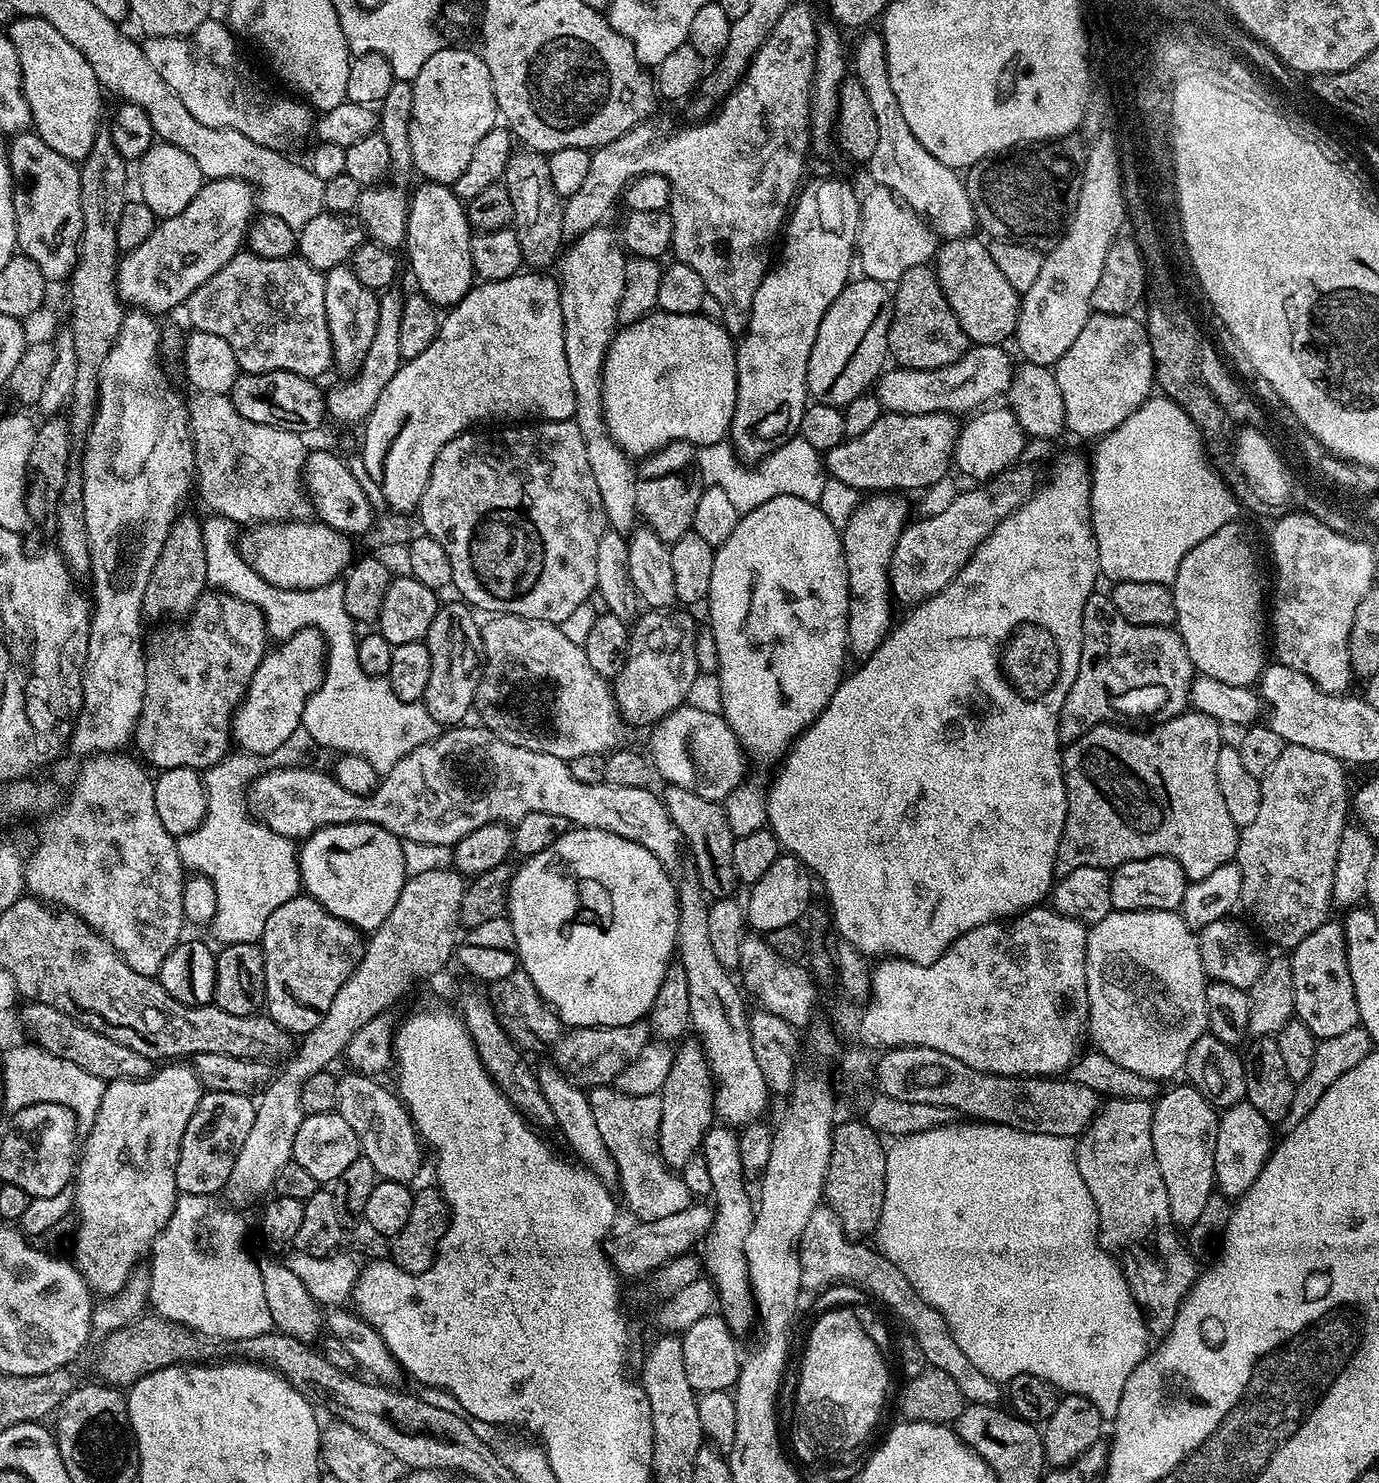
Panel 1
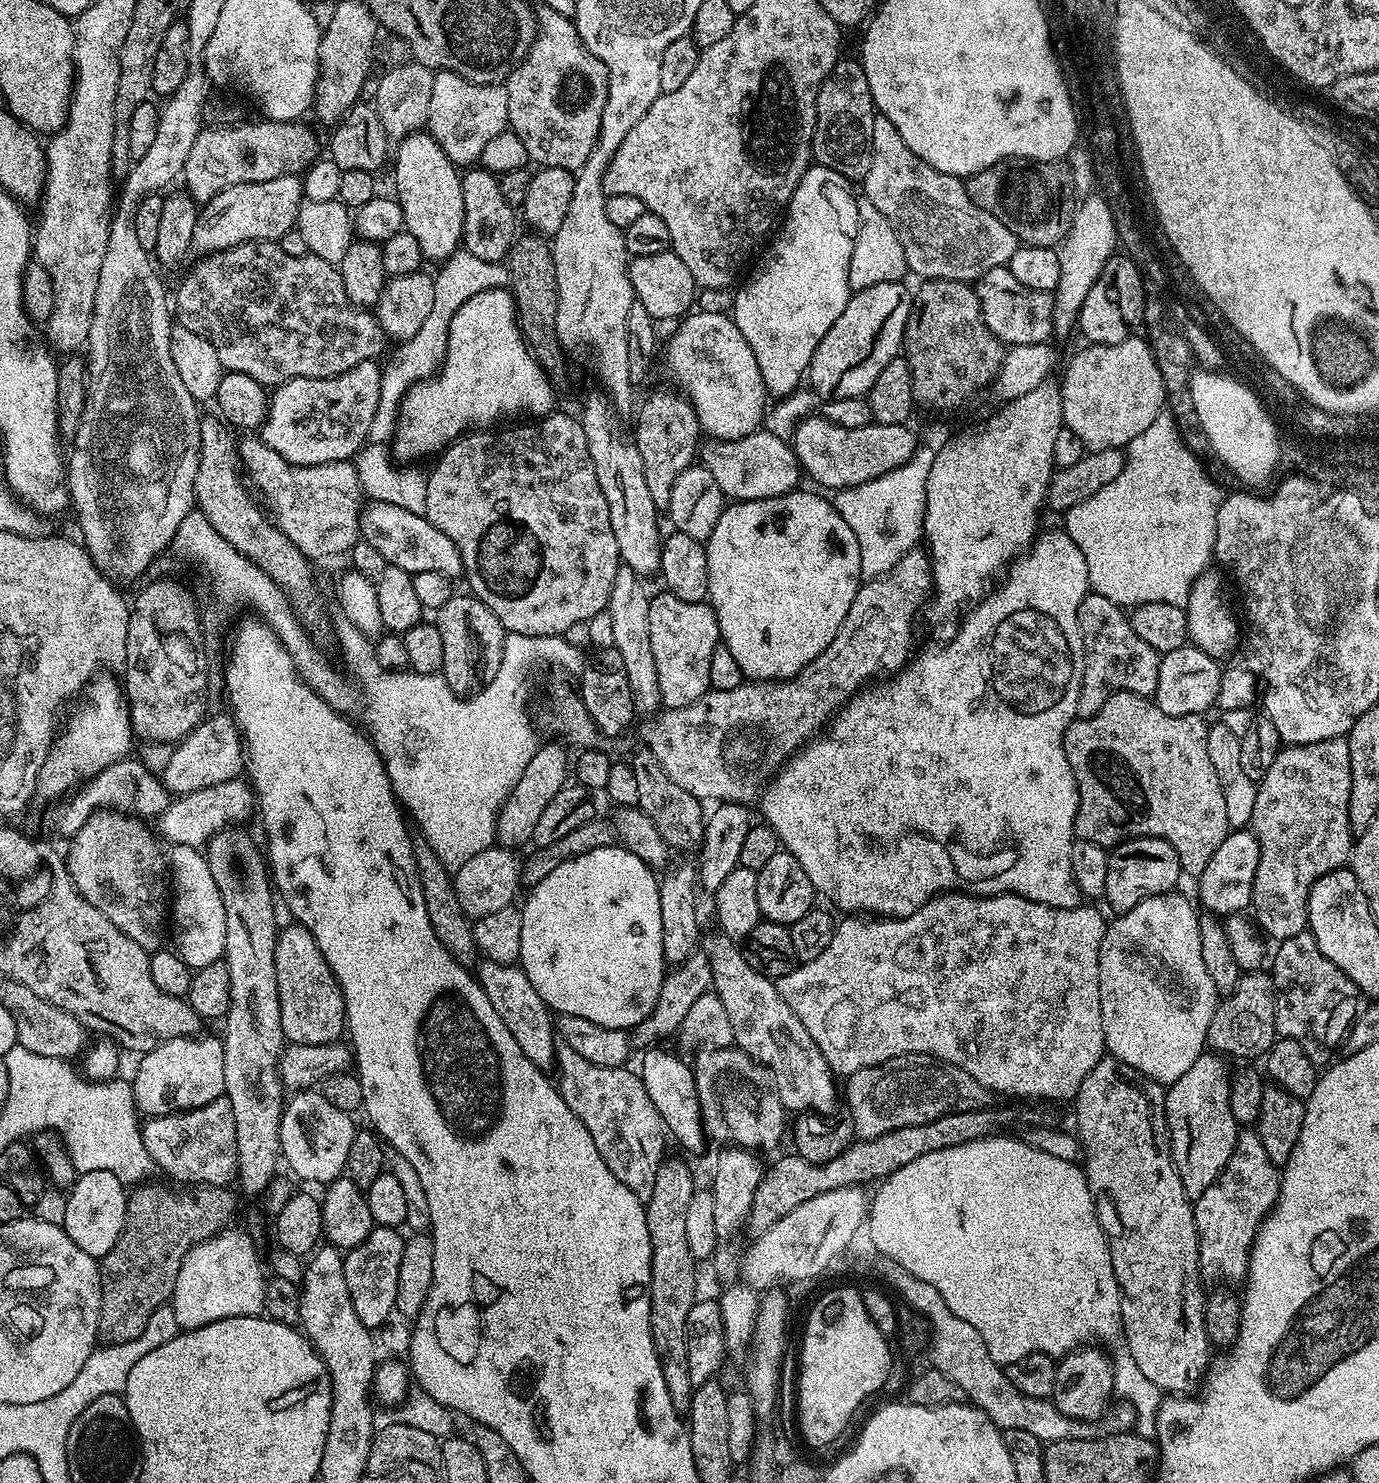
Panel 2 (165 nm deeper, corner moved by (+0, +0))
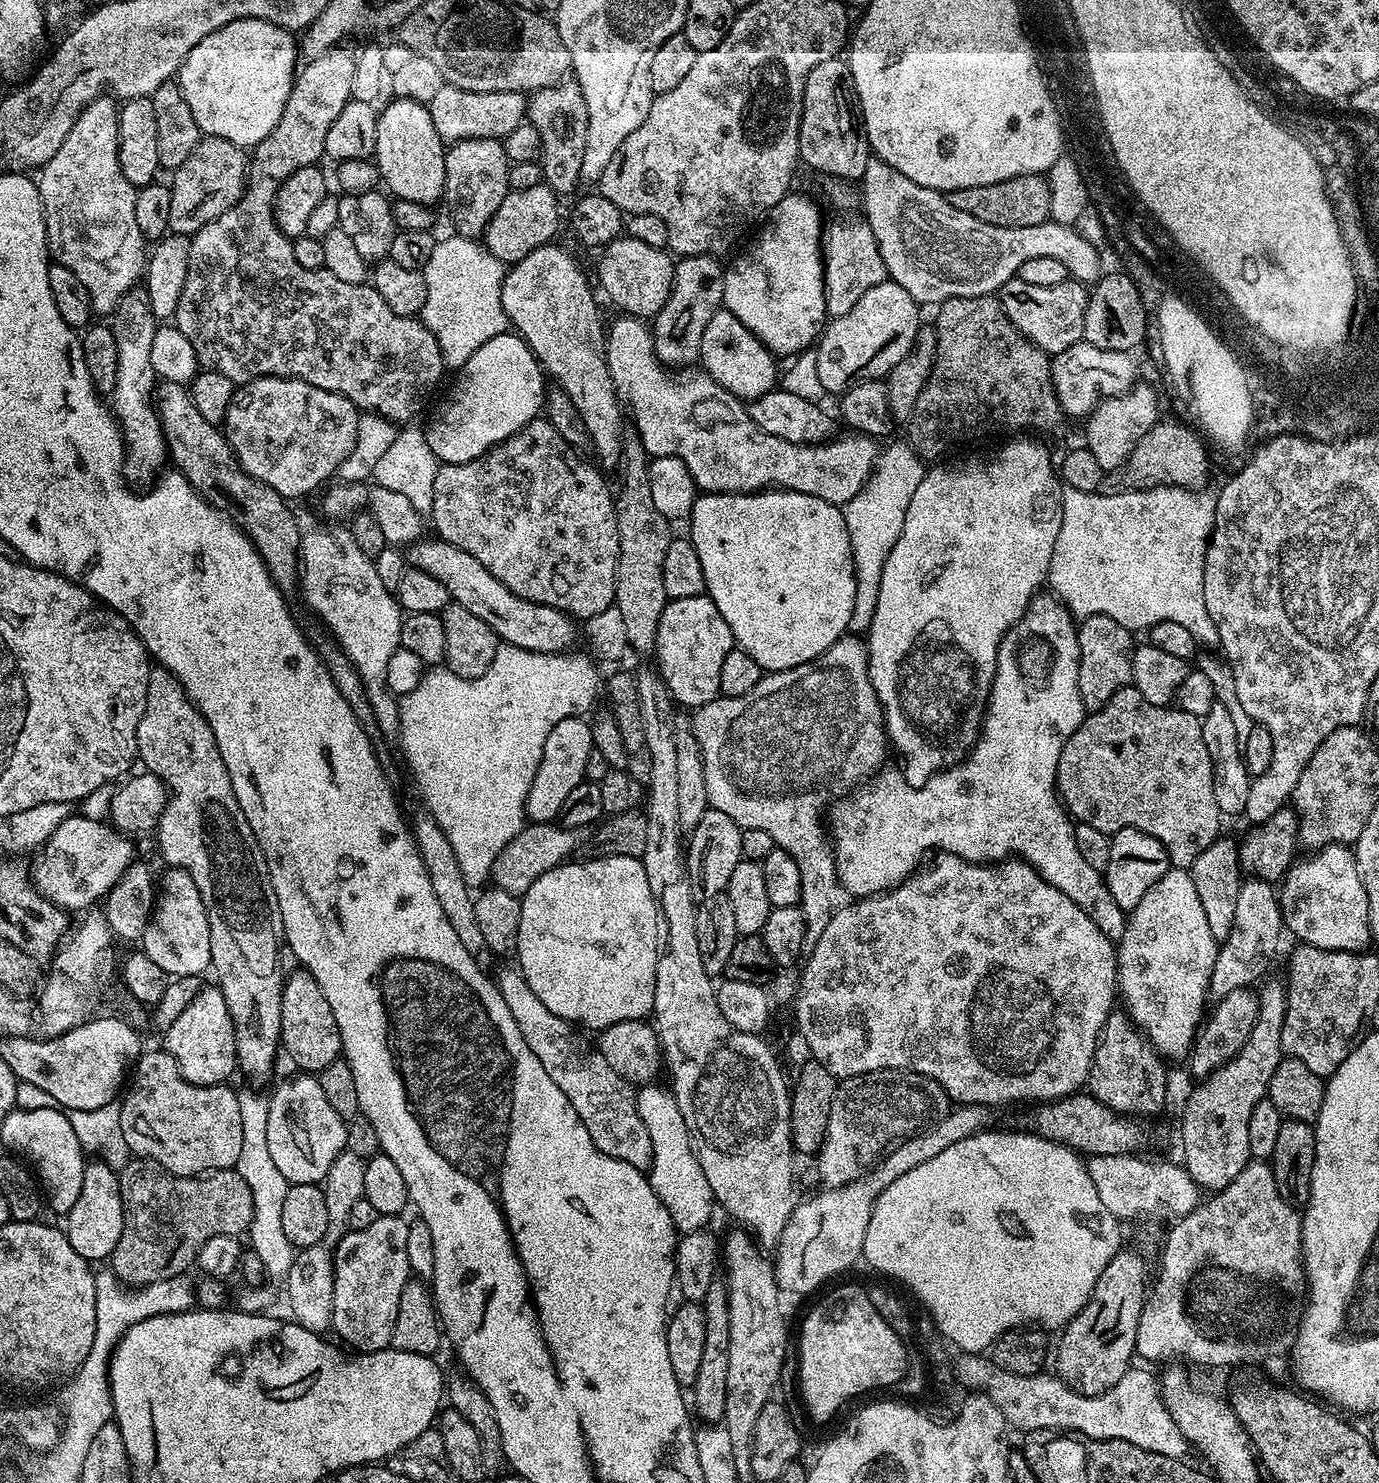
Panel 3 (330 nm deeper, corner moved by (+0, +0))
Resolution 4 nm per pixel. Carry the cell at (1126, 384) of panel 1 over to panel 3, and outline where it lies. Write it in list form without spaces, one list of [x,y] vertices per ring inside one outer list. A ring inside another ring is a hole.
[[[1143,382],[1137,383],[1129,392],[1123,392],[1120,396],[1110,396],[1100,401],[1096,405],[1096,409],[1092,411],[1092,415],[1087,417],[1086,424],[1088,429],[1085,430],[1086,447],[1090,450],[1090,454],[1094,454],[1098,466],[1103,472],[1114,470],[1118,466],[1122,466],[1122,462],[1126,462],[1126,458],[1130,458],[1130,454],[1134,450],[1134,446],[1138,446],[1138,442],[1142,442],[1142,434],[1146,434],[1146,430],[1150,430],[1158,423],[1158,415],[1160,412],[1160,404],[1156,401],[1156,392],[1148,384]]]

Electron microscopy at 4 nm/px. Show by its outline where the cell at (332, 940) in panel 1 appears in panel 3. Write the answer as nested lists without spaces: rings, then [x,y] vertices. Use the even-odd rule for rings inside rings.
[[[303,970],[287,973],[284,989],[280,995],[280,1047],[283,1055],[288,1055],[304,1074],[319,1074],[330,1062],[341,1059],[342,1045],[338,1022],[322,986]]]

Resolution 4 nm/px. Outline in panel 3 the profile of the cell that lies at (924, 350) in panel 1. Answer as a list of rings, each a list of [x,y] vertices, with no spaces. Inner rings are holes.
[[[995,295],[950,298],[939,305],[935,312],[936,361],[926,386],[922,386],[922,394],[918,394],[918,402],[914,402],[912,419],[906,424],[907,443],[911,444],[921,460],[939,461],[943,452],[967,440],[984,440],[987,436],[1000,436],[1003,432],[1024,434],[1027,428],[1052,432],[1059,426],[1062,413],[1052,381],[1049,353],[1030,342],[1012,325]]]

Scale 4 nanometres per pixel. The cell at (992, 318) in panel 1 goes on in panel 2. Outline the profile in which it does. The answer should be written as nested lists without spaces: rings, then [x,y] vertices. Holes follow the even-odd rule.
[[[1007,266],[990,270],[981,280],[975,281],[974,287],[986,326],[1004,345],[1042,344],[1049,339],[1048,335],[1053,335],[1053,293],[1022,286]]]

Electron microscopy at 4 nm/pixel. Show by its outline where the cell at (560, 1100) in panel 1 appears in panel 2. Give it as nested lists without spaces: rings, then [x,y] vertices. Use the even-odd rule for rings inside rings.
[[[481,959],[478,964],[478,979],[484,987],[486,998],[490,998],[490,1006],[498,1010],[498,1018],[506,1022],[506,1030],[514,1034],[514,1042],[522,1049],[522,1054],[534,1062],[541,1070],[553,1067],[558,1043],[557,1031],[554,1027],[554,1016],[547,1004],[542,1002],[538,990],[526,978],[523,968],[516,964],[499,964],[493,960]]]

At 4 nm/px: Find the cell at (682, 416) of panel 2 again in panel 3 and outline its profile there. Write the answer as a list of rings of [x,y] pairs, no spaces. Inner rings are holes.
[[[709,254],[682,256],[675,261],[670,298],[650,324],[656,357],[669,369],[684,370],[699,361],[704,327],[716,312],[721,311],[726,268],[715,259],[719,260],[715,255]]]

